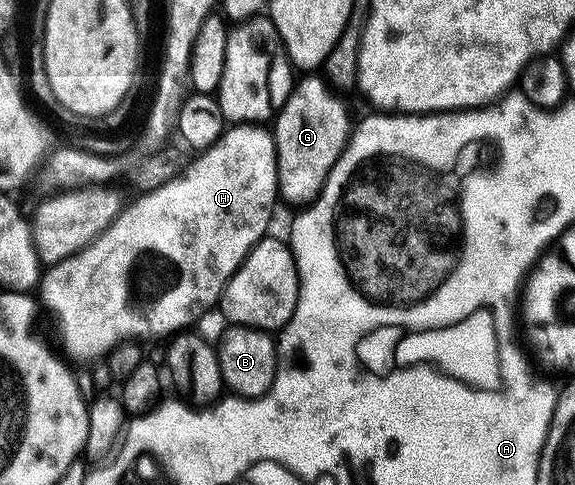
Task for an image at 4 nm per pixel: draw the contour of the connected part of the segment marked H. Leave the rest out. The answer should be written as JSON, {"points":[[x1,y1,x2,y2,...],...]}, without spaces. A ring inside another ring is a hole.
{"points":[[238,124,226,127,221,137,198,156,201,156,198,160,197,157,190,159,189,167,182,174,174,177,173,180,159,186,153,192,138,195,138,200,134,204,126,203,116,218,110,222,109,227,96,240,90,242,81,252,52,265,46,271,49,273,46,276,44,273,40,277,39,293,41,292,42,298,45,299,46,306,57,315,57,324,61,327,61,340,71,355,78,356,81,360,93,362,104,357,115,345,133,342,141,338,137,336,165,336,164,338,169,338,188,329,212,304,214,307,220,301,221,294,225,291,227,282,235,274,235,270,239,270,239,266,247,258,247,254,252,248,265,239,270,231,269,219,273,216,273,207,279,204,277,151,275,150,272,131,268,127,256,124]]}

